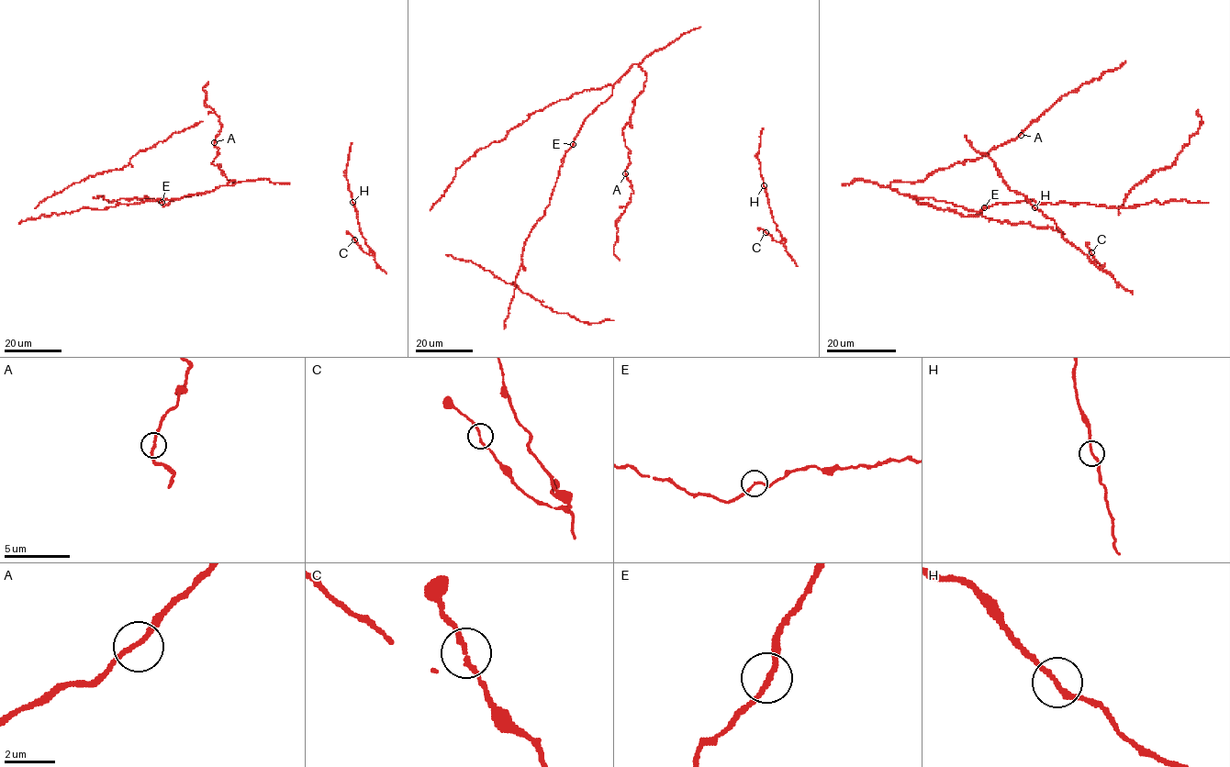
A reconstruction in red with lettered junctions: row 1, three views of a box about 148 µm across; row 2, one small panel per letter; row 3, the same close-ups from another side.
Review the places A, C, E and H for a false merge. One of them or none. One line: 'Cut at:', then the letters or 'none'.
Cut at: none

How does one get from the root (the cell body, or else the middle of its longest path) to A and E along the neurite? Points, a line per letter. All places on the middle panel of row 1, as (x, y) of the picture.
A: (628, 72), (637, 64), (644, 72), (646, 82), (622, 129), (629, 150), (625, 173)
E: (628, 72), (613, 85), (612, 94), (587, 116), (573, 144)

